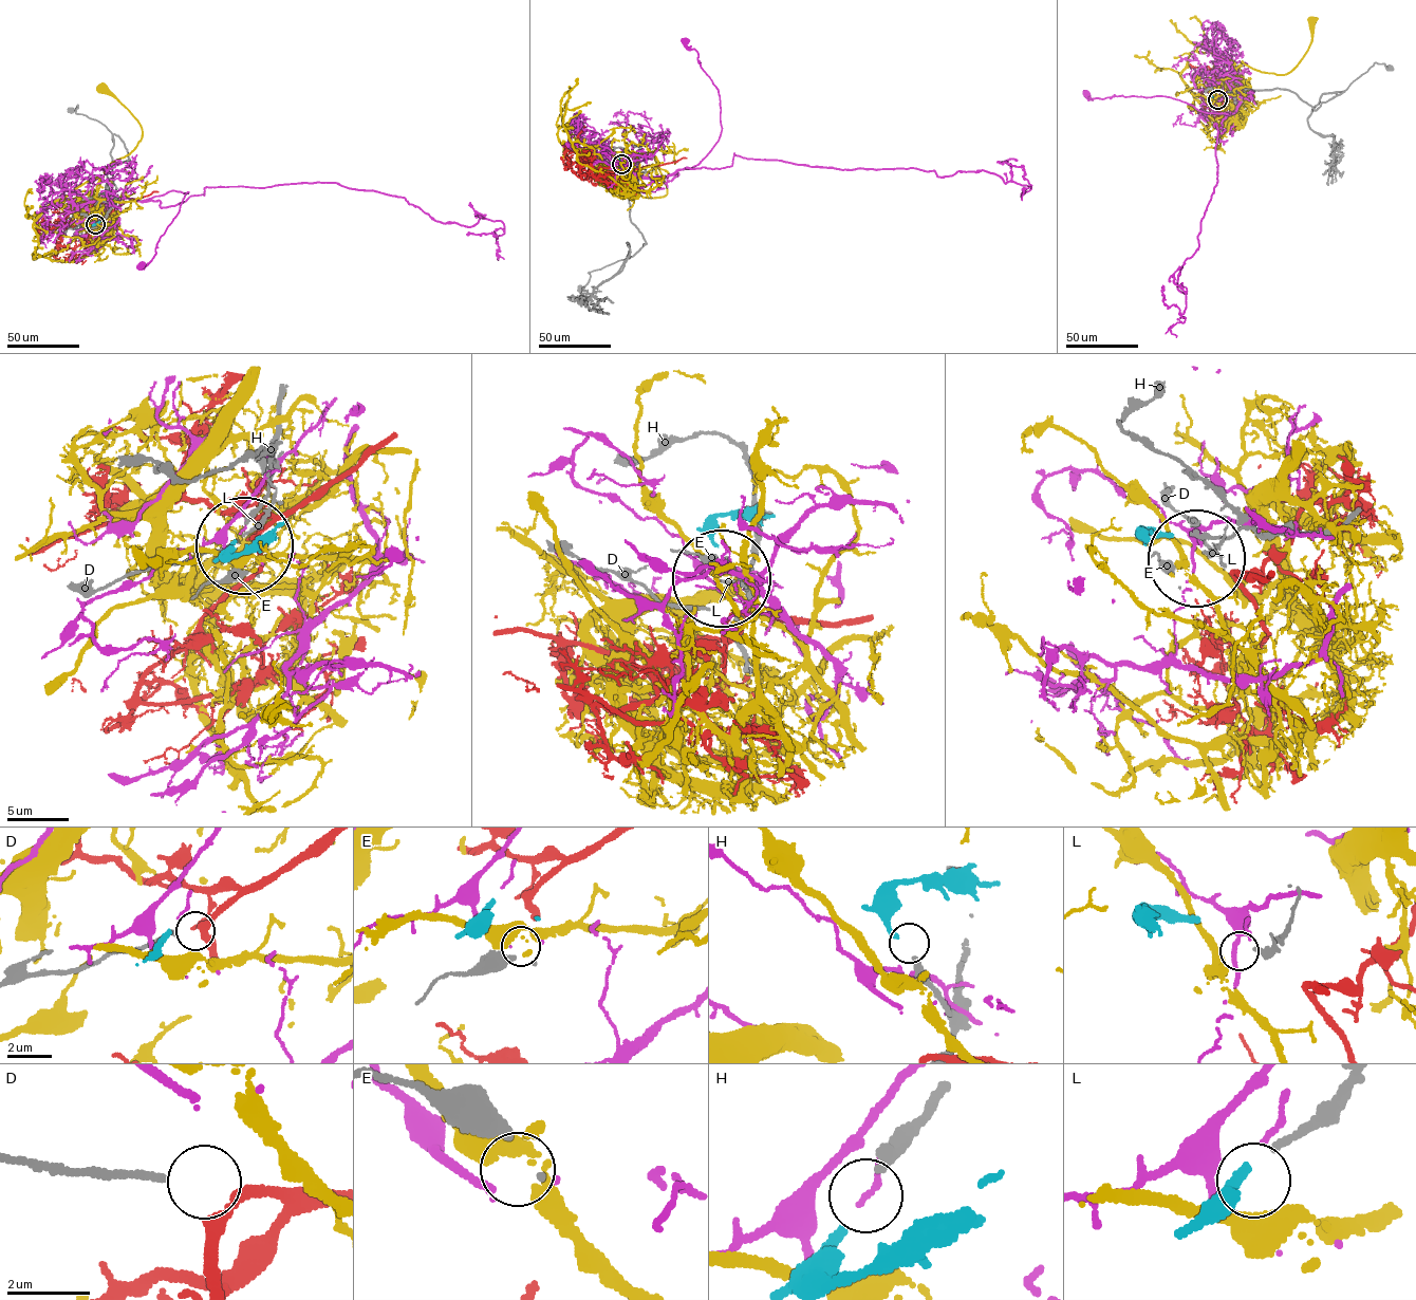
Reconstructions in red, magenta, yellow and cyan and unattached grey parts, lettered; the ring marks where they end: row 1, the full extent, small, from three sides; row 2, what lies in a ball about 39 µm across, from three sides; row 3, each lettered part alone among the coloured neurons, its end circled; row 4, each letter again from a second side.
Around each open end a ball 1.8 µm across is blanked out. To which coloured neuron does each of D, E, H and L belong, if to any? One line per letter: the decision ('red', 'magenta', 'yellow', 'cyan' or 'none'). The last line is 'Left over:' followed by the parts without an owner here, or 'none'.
D: red
E: magenta
H: cyan
L: none
Left over: L

